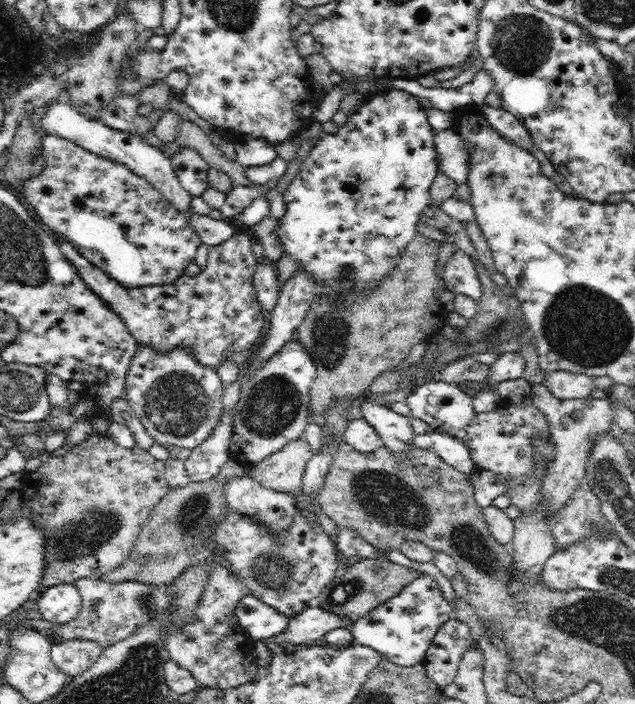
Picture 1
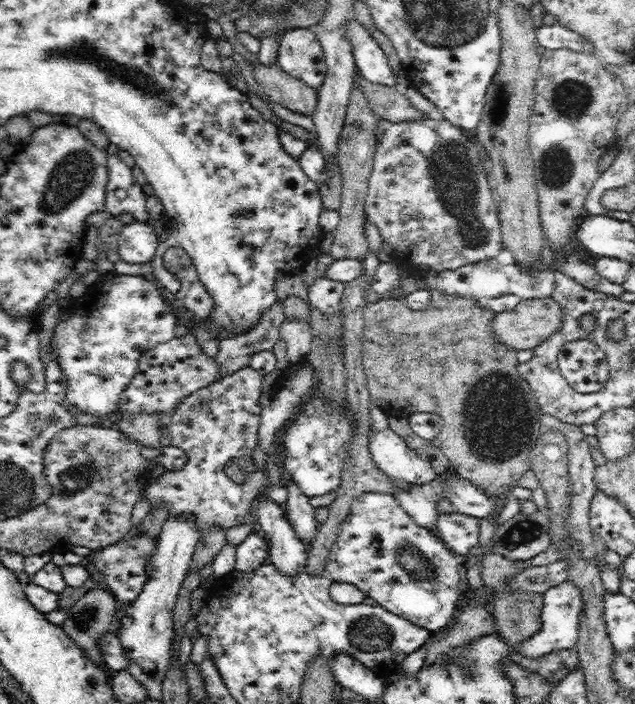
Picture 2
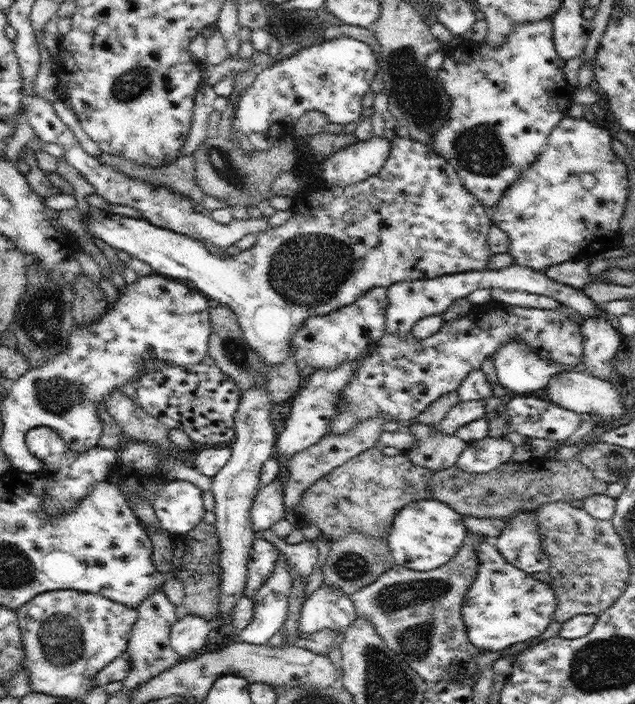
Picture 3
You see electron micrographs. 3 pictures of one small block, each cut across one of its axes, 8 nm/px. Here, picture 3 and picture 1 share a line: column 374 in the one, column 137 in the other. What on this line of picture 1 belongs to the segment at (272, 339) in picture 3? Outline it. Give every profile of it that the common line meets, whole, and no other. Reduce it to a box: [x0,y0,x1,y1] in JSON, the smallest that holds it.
[20,133,203,288]

